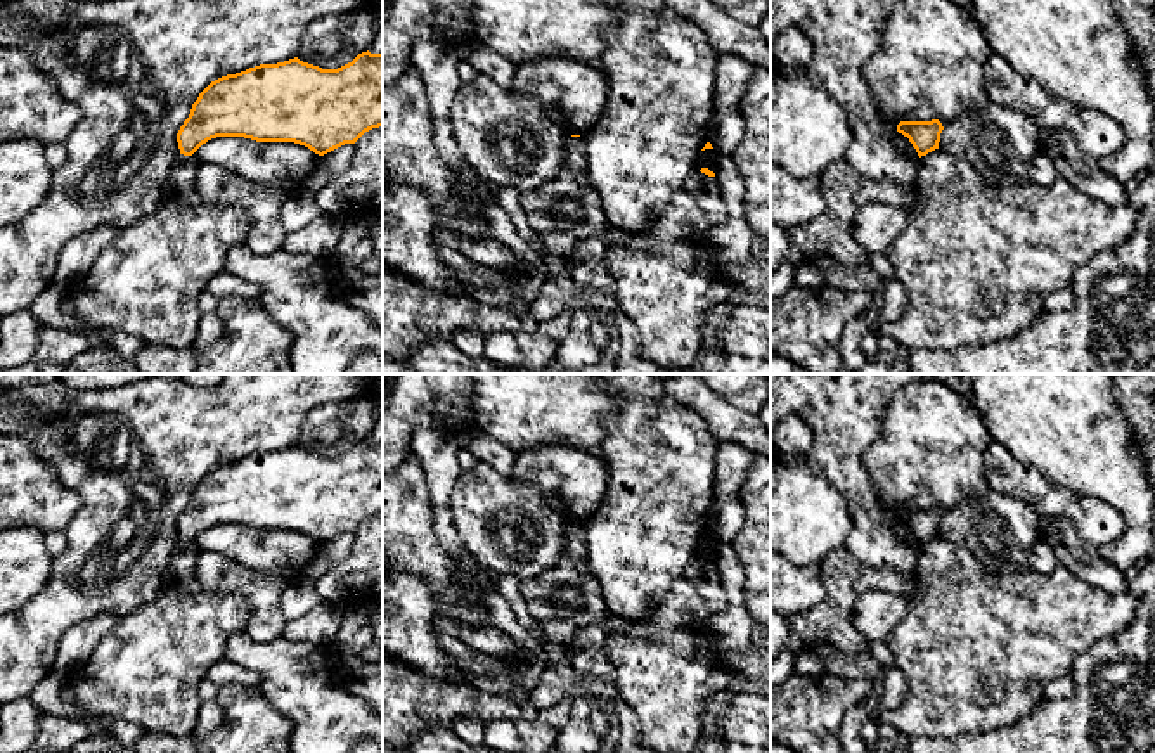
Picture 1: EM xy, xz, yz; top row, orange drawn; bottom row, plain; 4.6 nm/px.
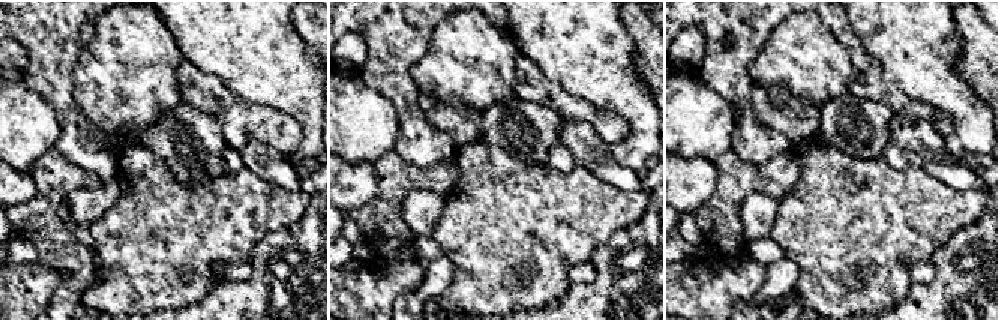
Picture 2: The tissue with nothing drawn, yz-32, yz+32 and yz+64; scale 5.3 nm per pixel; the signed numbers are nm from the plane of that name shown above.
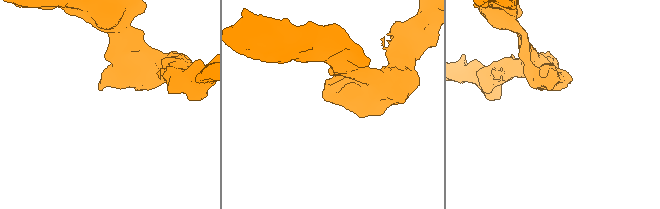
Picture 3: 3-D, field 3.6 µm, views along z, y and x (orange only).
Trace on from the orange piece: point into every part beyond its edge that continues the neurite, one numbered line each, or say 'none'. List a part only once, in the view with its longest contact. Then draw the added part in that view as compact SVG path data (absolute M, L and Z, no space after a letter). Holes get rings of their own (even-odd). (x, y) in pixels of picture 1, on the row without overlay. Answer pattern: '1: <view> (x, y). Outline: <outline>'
none

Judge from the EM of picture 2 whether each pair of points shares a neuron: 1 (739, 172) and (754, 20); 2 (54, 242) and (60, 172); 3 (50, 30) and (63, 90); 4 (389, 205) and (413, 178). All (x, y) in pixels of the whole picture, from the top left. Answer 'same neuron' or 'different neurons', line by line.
1: different neurons
2: same neuron
3: same neuron
4: same neuron

